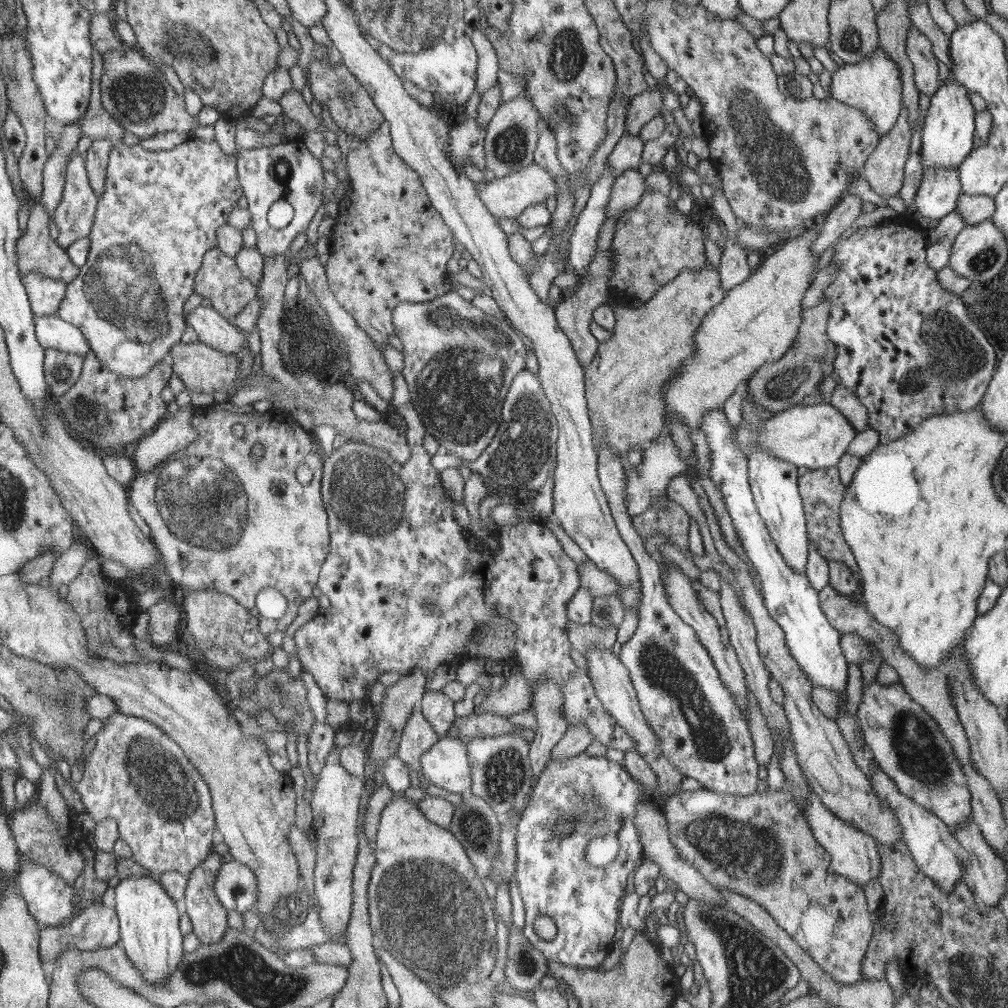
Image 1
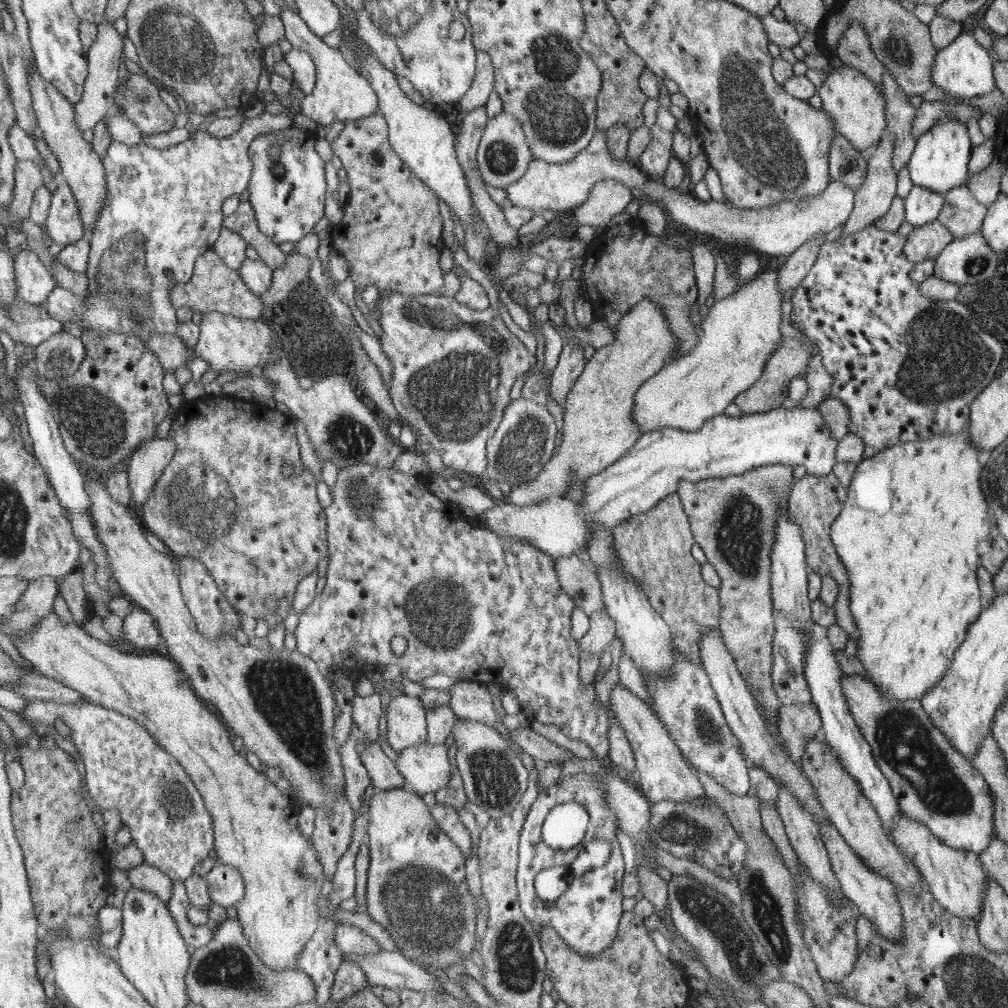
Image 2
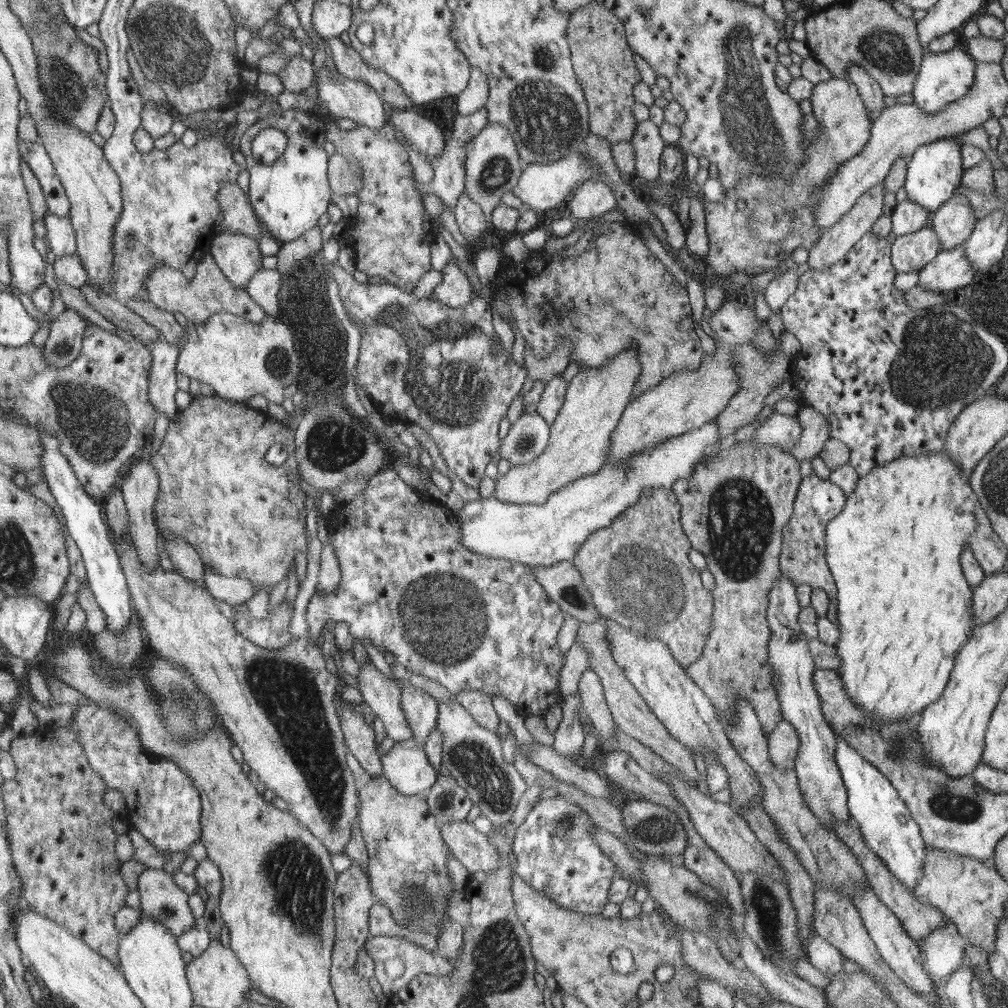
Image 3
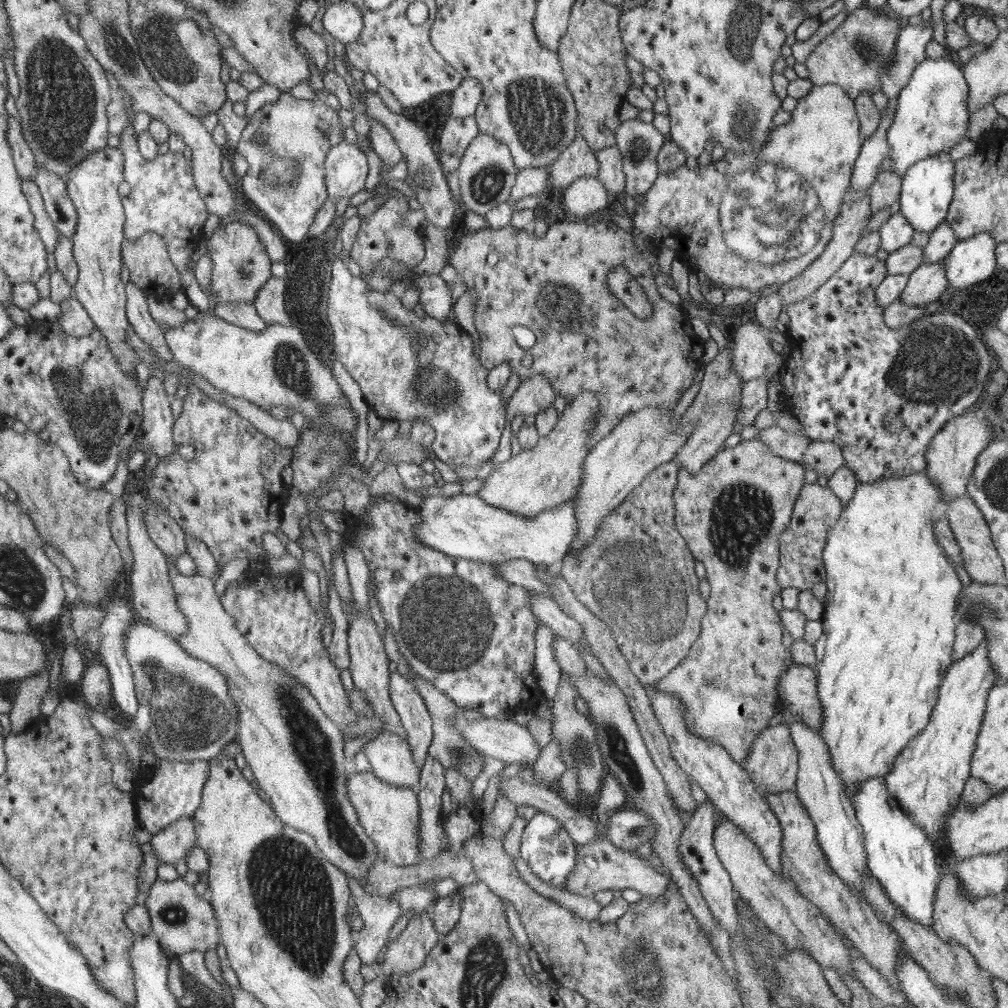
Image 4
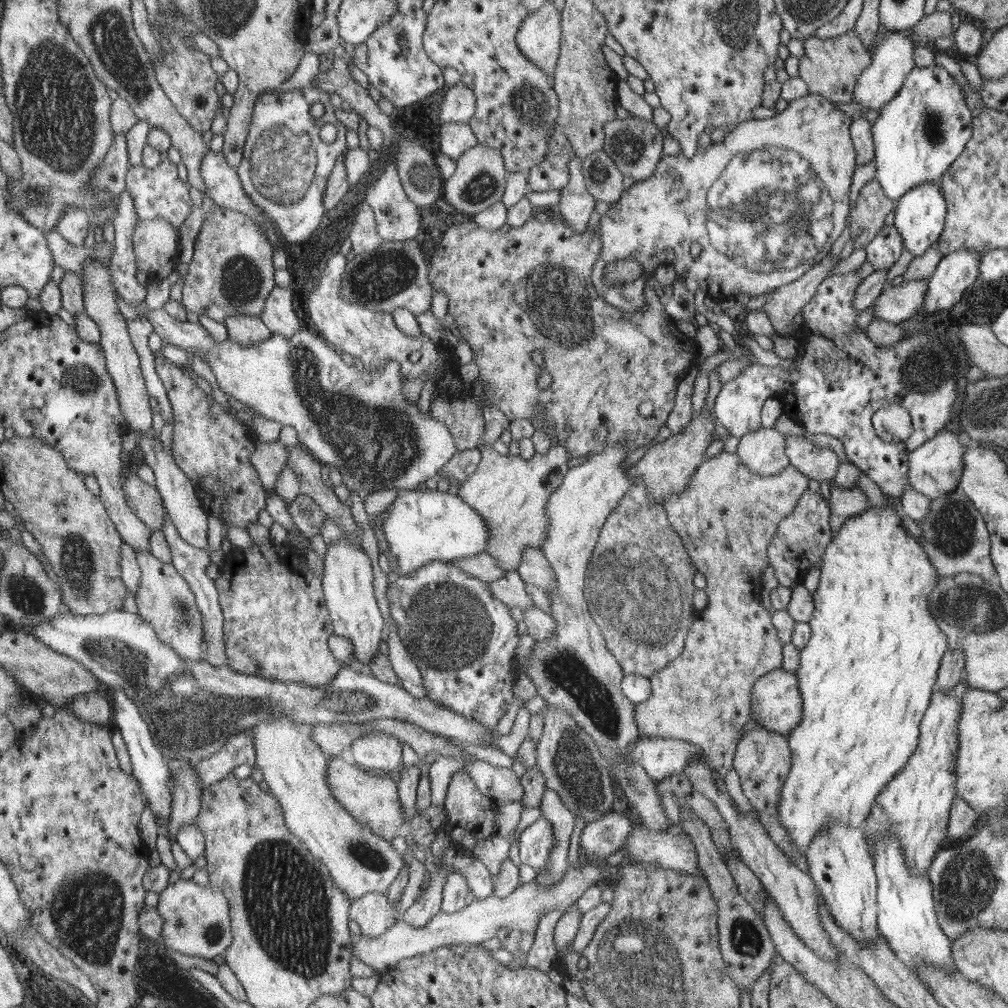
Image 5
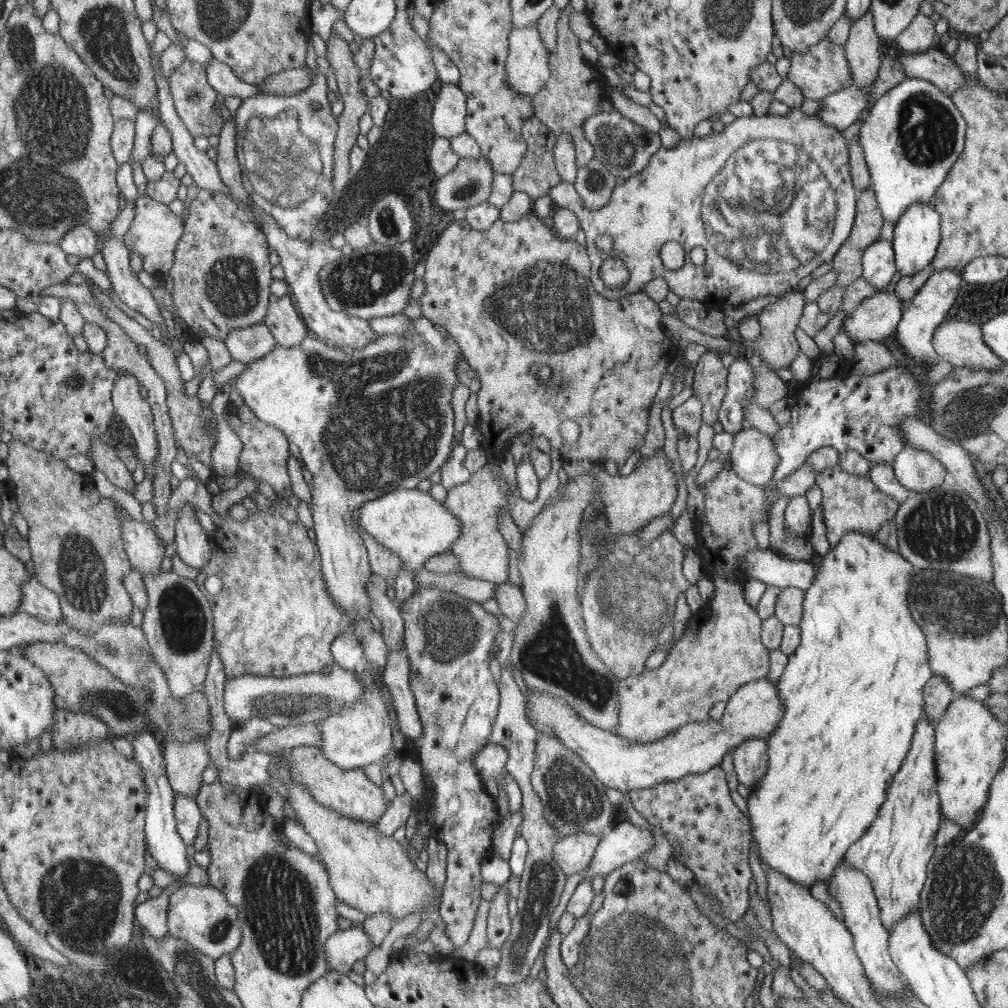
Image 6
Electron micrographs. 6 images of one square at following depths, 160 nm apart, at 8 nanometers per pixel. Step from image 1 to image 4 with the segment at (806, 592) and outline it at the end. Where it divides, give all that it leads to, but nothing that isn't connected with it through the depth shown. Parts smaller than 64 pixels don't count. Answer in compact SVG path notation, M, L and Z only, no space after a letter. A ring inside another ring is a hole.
M864 780L850 801L862 826L867 867L881 882L888 900L896 904L900 912L933 930L934 896L939 881L937 853L928 842L926 832L908 820L908 815L900 810L896 800L888 794L884 780Z

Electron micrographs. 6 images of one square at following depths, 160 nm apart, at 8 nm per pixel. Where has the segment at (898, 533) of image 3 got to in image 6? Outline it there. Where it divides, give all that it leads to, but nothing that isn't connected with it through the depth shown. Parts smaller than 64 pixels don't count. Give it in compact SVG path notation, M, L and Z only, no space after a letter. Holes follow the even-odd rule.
M852 531L846 533L838 544L833 545L826 556L822 556L822 562L813 583L805 590L803 615L798 624L801 630L801 641L798 648L789 654L788 664L780 680L776 682L785 711L776 730L767 739L768 771L760 779L760 783L751 790L746 802L751 816L748 817L751 840L759 848L762 864L776 869L809 889L818 880L829 883L834 869L844 858L846 851L864 835L876 819L878 811L886 801L886 793L894 776L900 771L902 762L910 752L917 720L923 714L925 705L923 688L934 674L929 663L929 648L925 632L914 620L908 606L908 590L916 573L918 571L908 560L904 560L900 551L893 552L865 532Z

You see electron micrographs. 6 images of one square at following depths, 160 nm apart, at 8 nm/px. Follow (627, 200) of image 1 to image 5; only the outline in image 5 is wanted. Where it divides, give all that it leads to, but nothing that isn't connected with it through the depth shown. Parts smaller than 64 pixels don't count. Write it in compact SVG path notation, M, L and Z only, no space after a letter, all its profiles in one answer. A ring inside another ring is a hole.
M576 155L569 162L569 181L560 190L558 205L563 222L568 223L577 233L587 230L592 212L601 208L587 189L582 160Z

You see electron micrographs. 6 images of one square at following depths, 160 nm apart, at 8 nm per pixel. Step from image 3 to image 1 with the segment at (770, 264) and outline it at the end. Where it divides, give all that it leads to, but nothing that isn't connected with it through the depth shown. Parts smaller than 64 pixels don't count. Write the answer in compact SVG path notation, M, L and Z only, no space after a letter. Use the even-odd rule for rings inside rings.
M876 47L873 57L866 58L858 64L845 64L832 73L831 92L828 96L848 106L859 108L875 124L882 136L896 124L903 106L900 73L897 62L894 62L882 47Z

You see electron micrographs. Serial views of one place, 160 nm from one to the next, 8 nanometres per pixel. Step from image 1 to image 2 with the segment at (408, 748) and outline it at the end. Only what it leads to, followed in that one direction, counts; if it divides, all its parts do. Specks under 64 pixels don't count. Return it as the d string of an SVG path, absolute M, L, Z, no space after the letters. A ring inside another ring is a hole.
M394 695L387 710L387 741L400 753L427 740L427 713L418 697Z

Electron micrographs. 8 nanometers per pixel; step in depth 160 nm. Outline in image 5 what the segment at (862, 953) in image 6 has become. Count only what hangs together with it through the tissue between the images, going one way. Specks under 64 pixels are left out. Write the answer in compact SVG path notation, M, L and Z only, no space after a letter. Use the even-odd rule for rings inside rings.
M832 824L807 848L806 860L810 876L824 898L826 906L837 920L861 945L869 947L875 943L875 938L880 935L877 928L877 876L873 867L873 858L869 855L869 848L862 836L862 827L852 828L844 824Z

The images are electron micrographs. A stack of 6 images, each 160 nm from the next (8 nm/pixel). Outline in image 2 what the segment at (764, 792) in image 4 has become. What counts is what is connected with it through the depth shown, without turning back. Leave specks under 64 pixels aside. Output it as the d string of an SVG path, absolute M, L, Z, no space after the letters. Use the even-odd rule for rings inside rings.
M814 703L781 706L780 734L787 744L787 755L795 763L801 762L809 738L821 734L822 719L820 718L817 704Z

